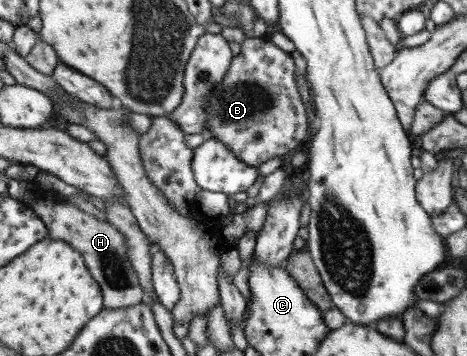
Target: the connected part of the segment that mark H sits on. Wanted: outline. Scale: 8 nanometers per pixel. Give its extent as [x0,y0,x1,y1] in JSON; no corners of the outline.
[31,200,147,308]

